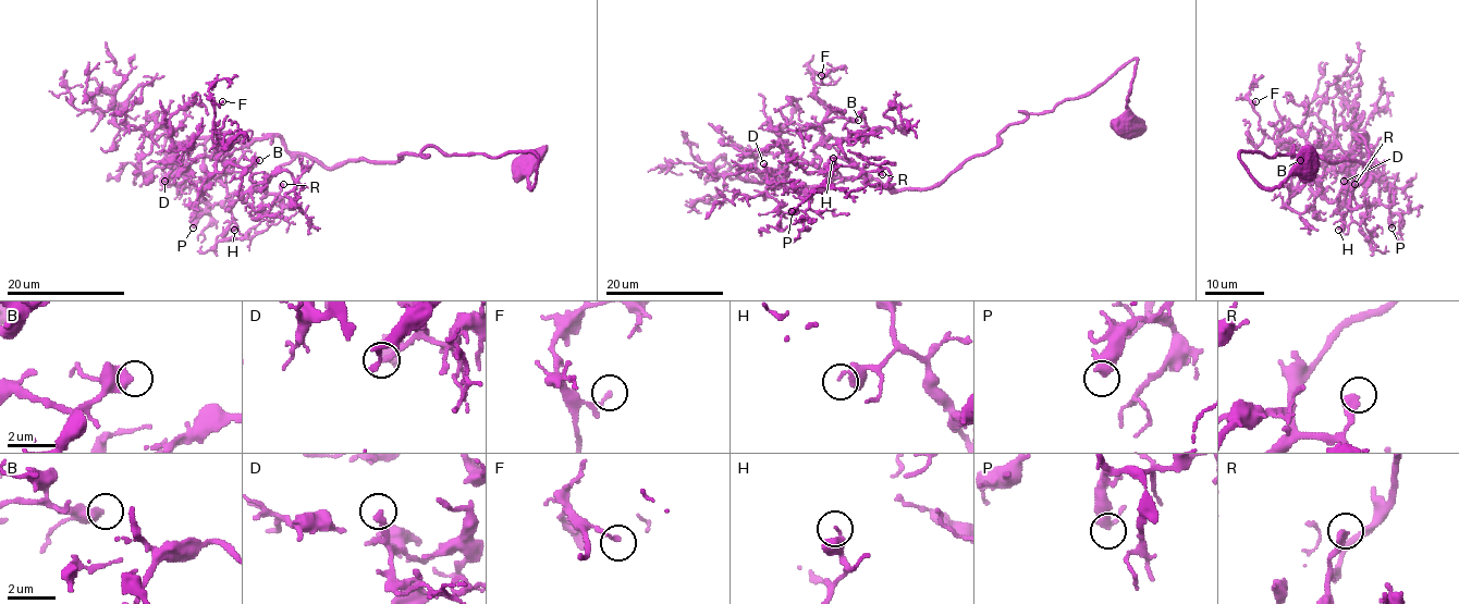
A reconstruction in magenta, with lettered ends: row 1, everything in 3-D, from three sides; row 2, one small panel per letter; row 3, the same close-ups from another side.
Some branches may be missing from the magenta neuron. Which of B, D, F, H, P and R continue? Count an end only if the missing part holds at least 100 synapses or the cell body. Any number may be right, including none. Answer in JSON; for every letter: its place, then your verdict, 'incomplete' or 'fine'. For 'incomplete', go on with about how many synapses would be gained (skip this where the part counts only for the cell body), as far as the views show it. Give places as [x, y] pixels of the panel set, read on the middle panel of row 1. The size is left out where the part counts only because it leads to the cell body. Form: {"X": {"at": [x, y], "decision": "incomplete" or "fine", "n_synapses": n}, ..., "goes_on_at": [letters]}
{"B": {"at": [858, 120], "decision": "incomplete", "n_synapses": 110}, "D": {"at": [763, 163], "decision": "fine"}, "F": {"at": [821, 75], "decision": "fine"}, "H": {"at": [833, 158], "decision": "fine"}, "P": {"at": [792, 211], "decision": "fine"}, "R": {"at": [882, 174], "decision": "fine"}, "goes_on_at": ["B"]}

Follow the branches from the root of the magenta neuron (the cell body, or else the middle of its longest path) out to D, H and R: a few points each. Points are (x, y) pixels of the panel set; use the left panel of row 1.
D: (525, 165), (531, 188), (530, 151), (427, 147), (427, 156), (327, 168), (279, 136), (213, 134), (164, 181)
H: (525, 165), (531, 188), (530, 151), (427, 147), (427, 156), (333, 168), (296, 156), (231, 207), (234, 230)
R: (525, 165), (531, 188), (530, 151), (427, 147), (427, 156), (333, 168), (296, 156), (267, 189), (283, 184)

